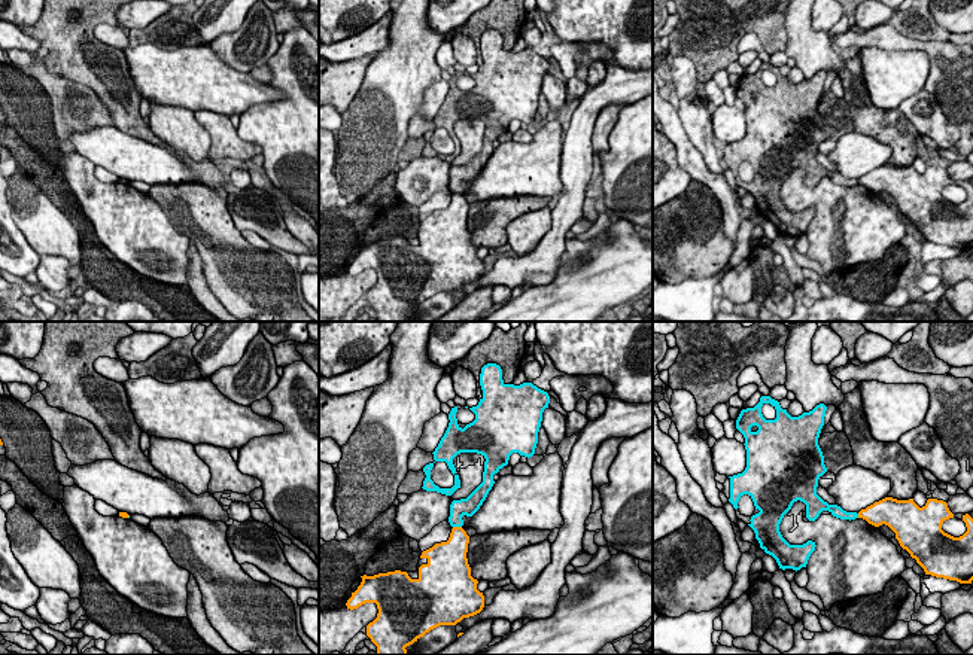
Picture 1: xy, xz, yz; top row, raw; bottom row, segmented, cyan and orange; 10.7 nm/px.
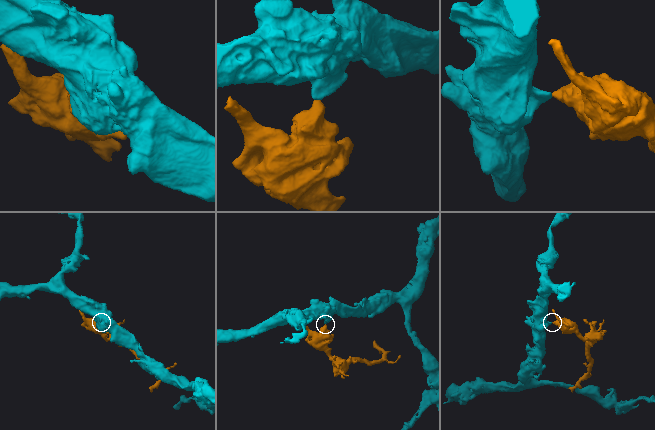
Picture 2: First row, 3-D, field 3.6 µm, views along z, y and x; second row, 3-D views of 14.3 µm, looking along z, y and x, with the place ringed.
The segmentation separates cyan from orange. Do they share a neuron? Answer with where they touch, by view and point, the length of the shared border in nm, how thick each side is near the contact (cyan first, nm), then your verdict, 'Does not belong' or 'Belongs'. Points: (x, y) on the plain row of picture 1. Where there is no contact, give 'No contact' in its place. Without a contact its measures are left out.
Touches cyan at xz (458, 192). Shared border 100 nm. Thickness 200 nm (cyan) against 240 nm. Does not belong

